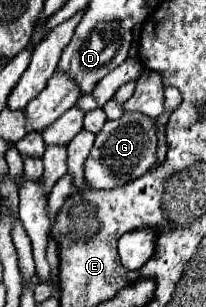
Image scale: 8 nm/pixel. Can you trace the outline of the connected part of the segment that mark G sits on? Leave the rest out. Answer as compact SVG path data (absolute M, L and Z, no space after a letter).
M125 112L117 120L109 120L103 130L95 136L93 150L85 162L85 182L91 188L117 188L123 186L147 170L151 170L157 162L157 118L151 118L143 112Z

